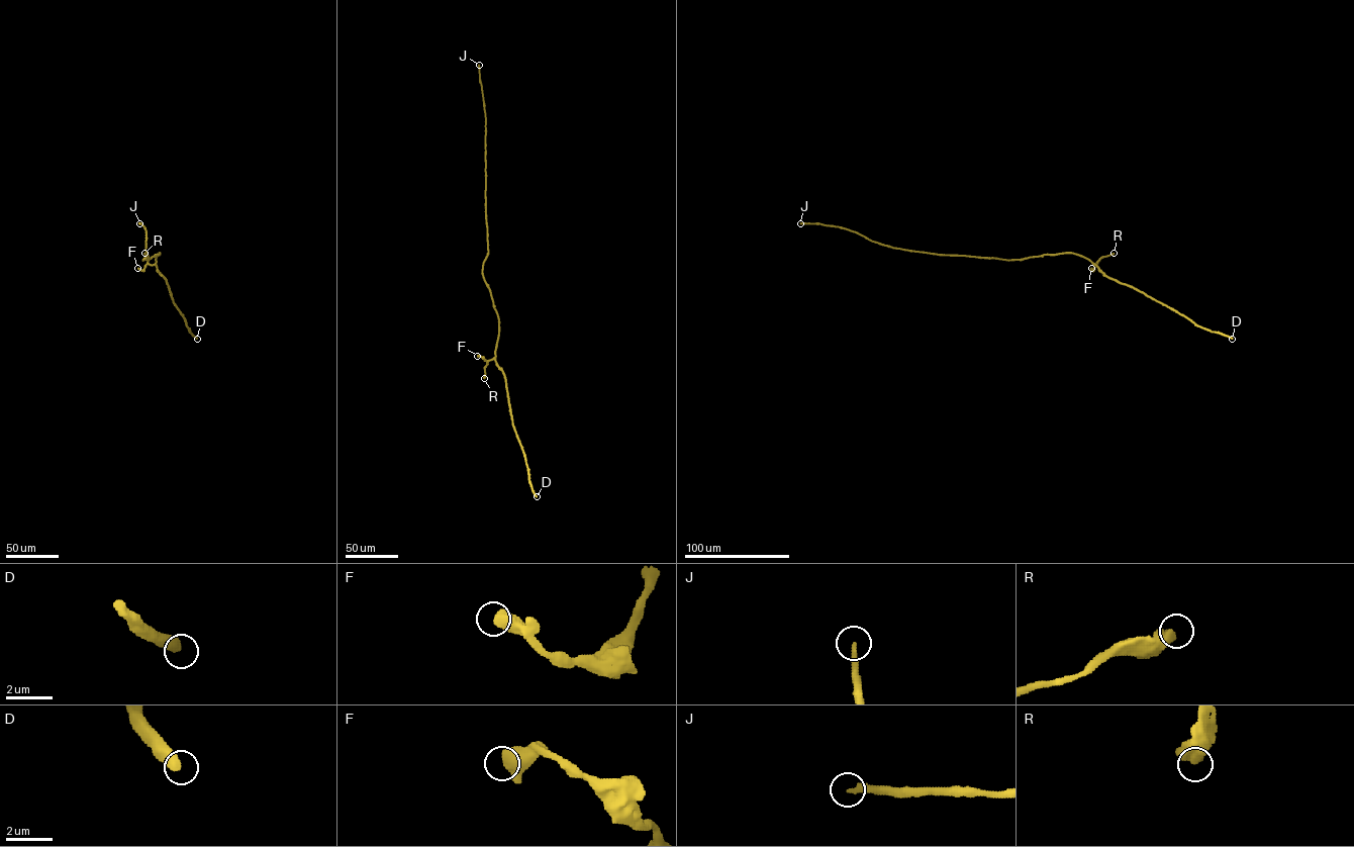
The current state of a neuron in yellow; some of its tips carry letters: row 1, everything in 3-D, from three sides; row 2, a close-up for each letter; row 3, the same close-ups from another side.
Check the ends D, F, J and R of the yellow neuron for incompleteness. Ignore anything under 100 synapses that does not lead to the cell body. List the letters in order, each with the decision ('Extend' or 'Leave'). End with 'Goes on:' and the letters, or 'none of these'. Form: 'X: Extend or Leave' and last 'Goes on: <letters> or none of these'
D: Leave
F: Leave
J: Extend
R: Leave
Goes on: J

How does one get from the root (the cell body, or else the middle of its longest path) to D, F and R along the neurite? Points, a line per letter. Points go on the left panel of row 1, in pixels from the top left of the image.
D: (152, 257), (159, 253), (156, 258), (157, 269), (166, 279), (173, 301), (189, 331), (197, 339)
F: (152, 257), (159, 253), (155, 264), (147, 264), (141, 270), (137, 268)
R: (152, 257), (159, 253), (153, 265), (148, 263), (144, 253)

